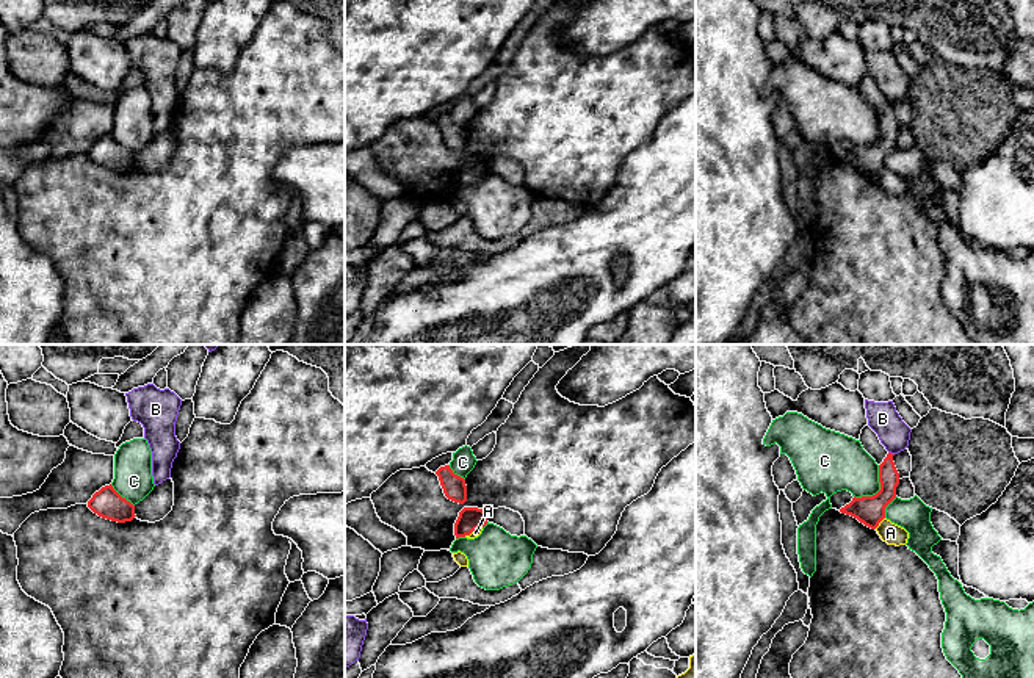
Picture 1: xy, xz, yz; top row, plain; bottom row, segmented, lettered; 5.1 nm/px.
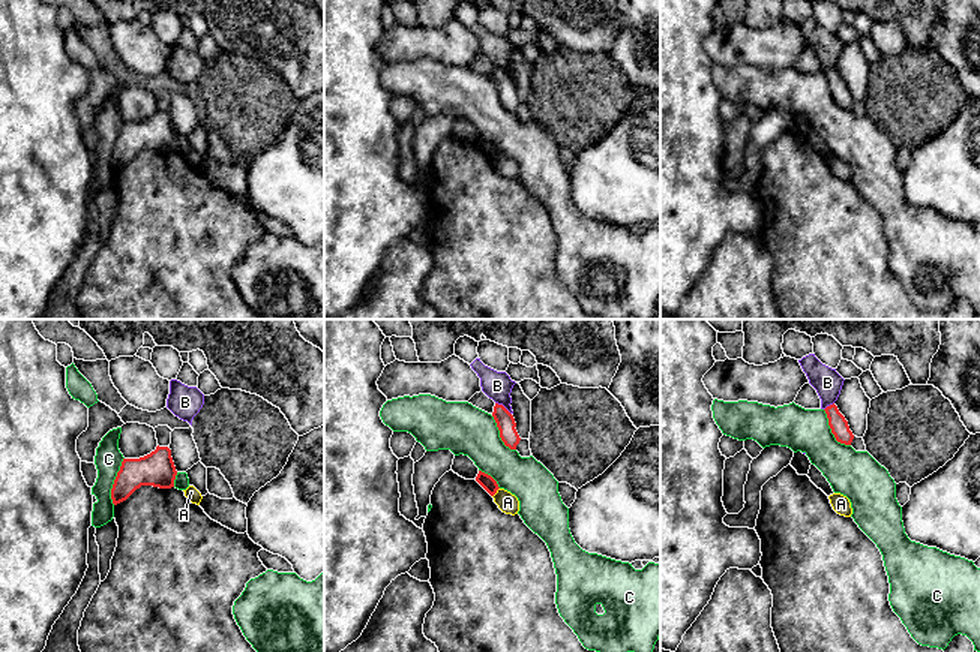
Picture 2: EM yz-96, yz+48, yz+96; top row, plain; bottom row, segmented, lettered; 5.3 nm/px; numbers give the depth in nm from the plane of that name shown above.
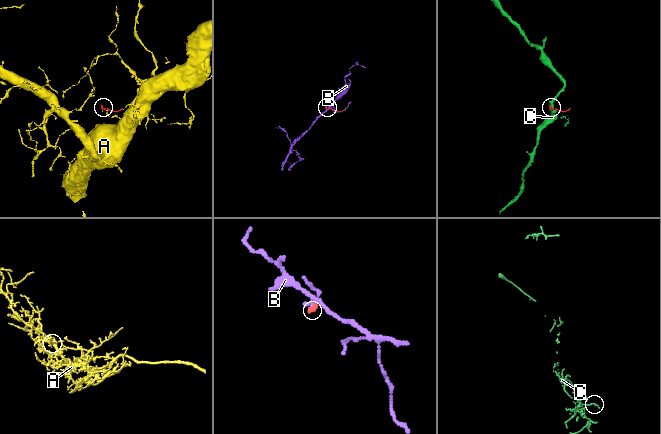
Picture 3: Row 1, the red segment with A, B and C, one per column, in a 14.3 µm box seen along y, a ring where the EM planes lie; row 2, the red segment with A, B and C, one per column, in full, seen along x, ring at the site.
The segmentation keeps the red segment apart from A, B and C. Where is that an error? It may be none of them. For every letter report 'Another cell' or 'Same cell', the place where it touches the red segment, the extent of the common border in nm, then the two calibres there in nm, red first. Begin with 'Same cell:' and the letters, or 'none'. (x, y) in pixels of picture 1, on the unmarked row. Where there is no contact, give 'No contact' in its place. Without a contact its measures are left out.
Same cell: none
A: Another cell. Touches red at yz (879, 171). Shared border 80 nm. Thickness 150 nm (red) against 110 nm
B: Another cell. Touches red at yz (890, 102). Shared border 40 nm. Thickness 110 nm (red) against 160 nm
C: Another cell. Touches red at yz (881, 138). Shared border 220 nm. Thickness 150 nm (red) against 280 nm

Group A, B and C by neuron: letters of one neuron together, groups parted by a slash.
A / B / C

